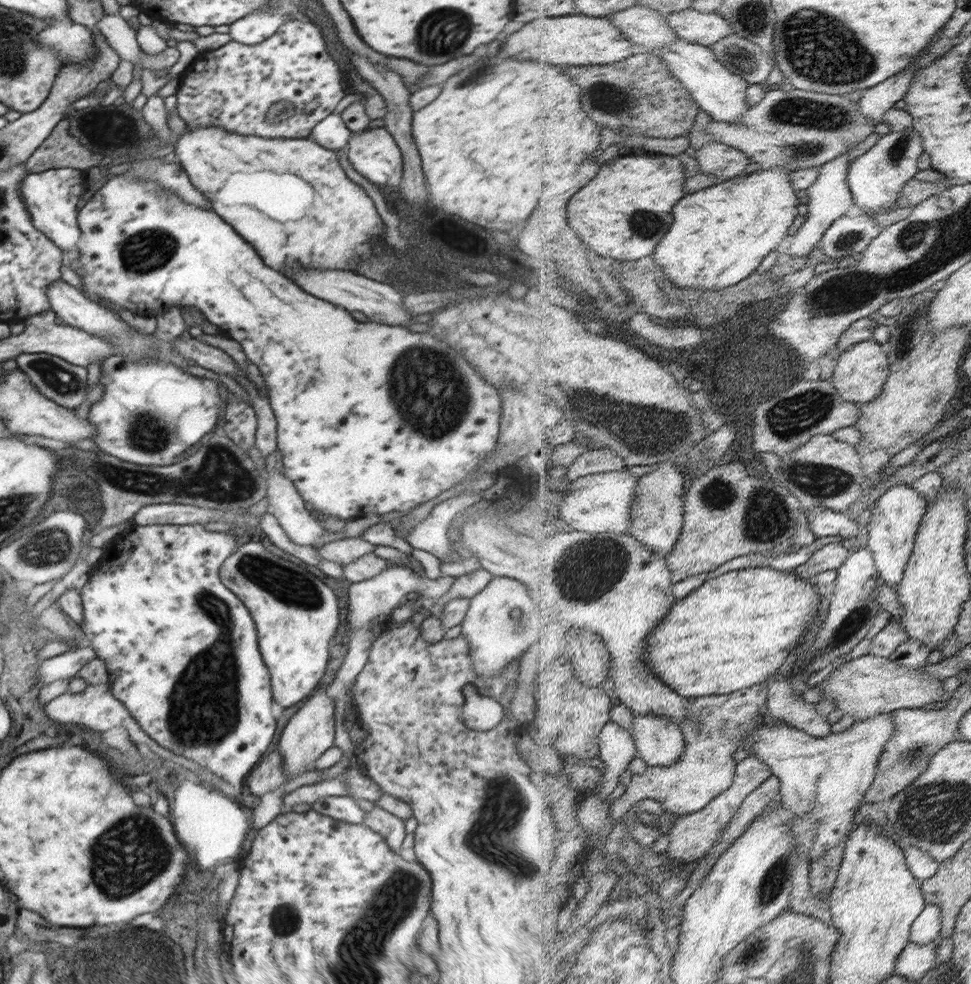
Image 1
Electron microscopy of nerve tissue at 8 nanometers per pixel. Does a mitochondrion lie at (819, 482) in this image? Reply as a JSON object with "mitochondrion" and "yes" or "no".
{"mitochondrion":"yes"}

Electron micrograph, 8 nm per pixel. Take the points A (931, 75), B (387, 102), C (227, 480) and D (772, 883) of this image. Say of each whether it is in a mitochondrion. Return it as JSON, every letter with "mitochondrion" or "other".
{"A":"other","B":"other","C":"mitochondrion","D":"mitochondrion"}

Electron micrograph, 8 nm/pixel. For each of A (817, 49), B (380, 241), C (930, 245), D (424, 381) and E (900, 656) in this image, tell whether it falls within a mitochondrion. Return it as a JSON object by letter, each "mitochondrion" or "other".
{"A":"mitochondrion","B":"other","C":"mitochondrion","D":"mitochondrion","E":"other"}

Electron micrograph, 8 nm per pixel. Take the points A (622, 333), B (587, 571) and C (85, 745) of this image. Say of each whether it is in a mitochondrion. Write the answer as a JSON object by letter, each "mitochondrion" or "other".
{"A":"other","B":"mitochondrion","C":"other"}

